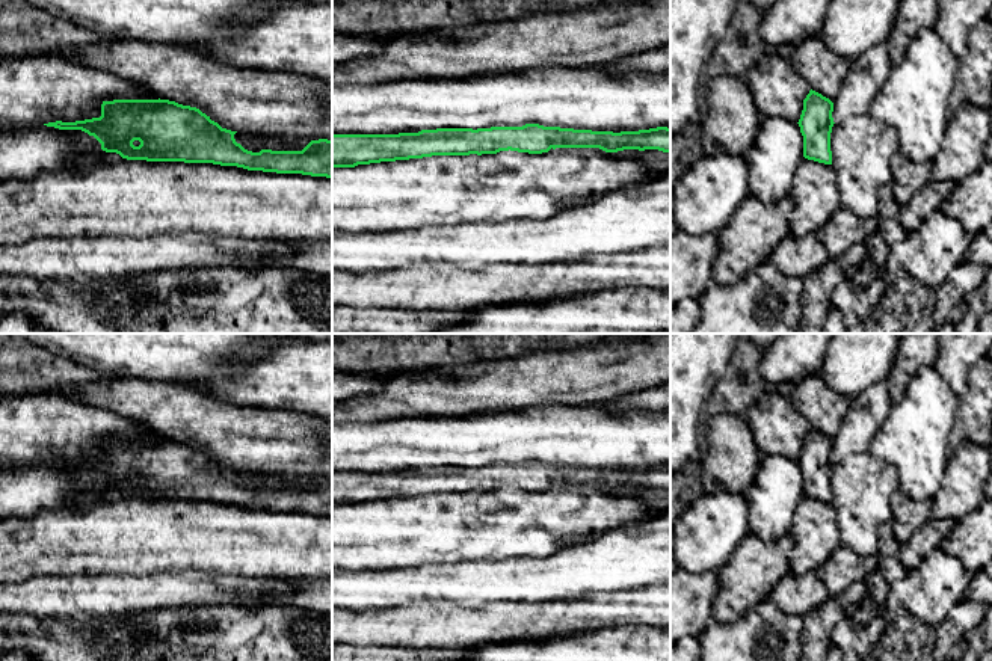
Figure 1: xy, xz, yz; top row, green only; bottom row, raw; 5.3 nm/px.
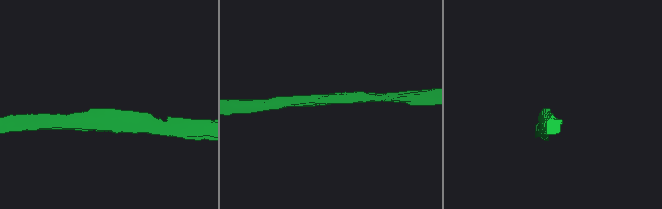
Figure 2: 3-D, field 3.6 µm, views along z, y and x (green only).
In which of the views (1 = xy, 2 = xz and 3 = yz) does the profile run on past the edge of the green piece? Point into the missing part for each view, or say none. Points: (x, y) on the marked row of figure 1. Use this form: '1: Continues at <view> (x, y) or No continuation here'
1: No continuation here
2: No continuation here
3: No continuation here

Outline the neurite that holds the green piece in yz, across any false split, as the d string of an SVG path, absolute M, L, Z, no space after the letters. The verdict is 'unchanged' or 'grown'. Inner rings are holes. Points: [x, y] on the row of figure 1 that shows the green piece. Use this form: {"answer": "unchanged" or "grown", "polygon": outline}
{"answer": "unchanged", "polygon": "M815 91L803 100L799 119L803 136L803 157L824 164L832 164L830 133L833 127L833 103Z"}

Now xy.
{"answer": "unchanged", "polygon": "M113 100L103 101L101 116L75 122L48 122L59 130L82 130L94 136L106 152L116 152L127 160L184 161L237 166L248 171L302 174L332 178L332 140L311 140L302 151L261 149L252 152L236 142L231 131L222 128L196 107L169 100Z"}

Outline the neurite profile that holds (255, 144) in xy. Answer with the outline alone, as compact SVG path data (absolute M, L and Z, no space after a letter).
M236 133L234 139L245 149L260 152L261 149L272 151L302 151L311 140L285 139L282 136L249 136Z

